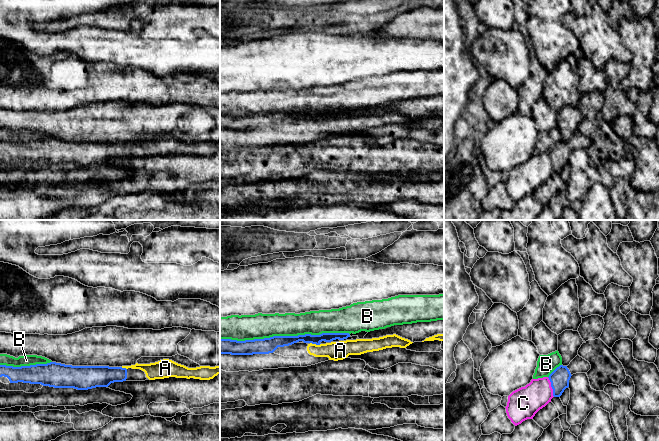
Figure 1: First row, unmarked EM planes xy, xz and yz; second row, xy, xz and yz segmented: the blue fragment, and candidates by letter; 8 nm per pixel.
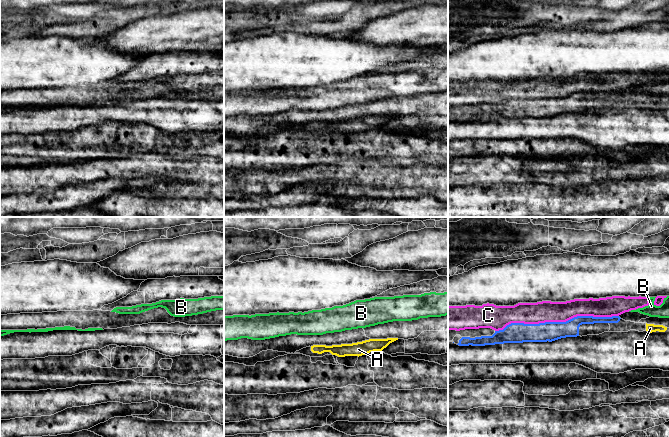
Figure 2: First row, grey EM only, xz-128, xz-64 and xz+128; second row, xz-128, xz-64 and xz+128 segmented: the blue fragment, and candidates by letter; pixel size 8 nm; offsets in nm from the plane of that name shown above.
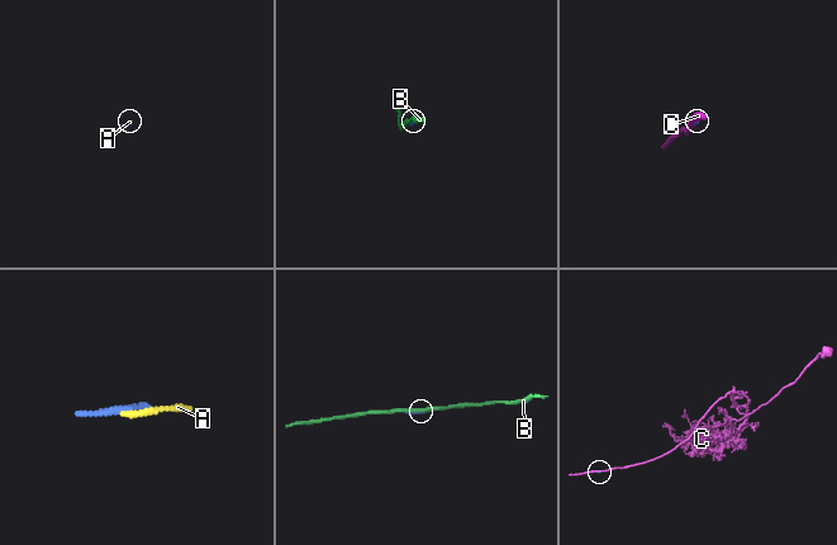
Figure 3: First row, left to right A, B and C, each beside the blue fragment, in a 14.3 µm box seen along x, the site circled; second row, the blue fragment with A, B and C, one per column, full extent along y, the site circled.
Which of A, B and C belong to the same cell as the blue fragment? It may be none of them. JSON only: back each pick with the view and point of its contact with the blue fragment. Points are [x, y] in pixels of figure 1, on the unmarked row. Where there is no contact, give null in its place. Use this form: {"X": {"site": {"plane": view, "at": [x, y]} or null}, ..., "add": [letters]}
{"A": {"site": {"plane": "xz", "at": [315, 119]}}, "add": ["A"]}

